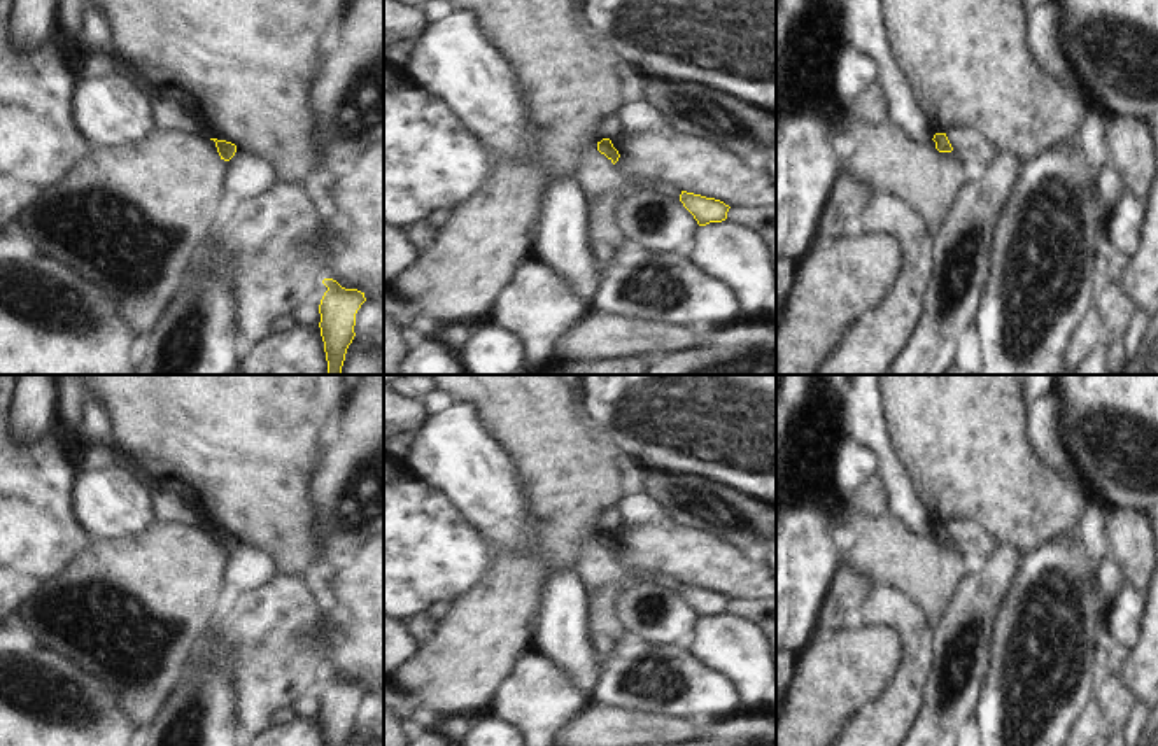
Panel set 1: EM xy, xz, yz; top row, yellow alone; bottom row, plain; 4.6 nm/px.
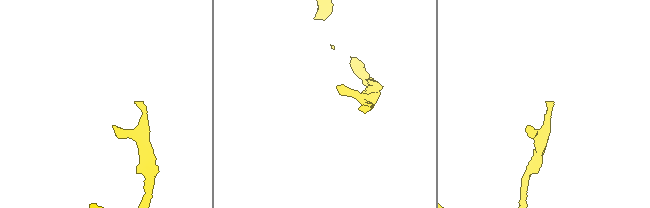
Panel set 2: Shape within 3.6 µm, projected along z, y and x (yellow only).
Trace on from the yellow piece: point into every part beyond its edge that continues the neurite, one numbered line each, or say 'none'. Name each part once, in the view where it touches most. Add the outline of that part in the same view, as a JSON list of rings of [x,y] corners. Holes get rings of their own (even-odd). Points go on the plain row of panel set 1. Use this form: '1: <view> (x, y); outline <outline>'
none

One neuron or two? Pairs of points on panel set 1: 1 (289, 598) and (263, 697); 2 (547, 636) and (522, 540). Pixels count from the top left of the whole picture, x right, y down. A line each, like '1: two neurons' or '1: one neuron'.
1: one neuron
2: one neuron

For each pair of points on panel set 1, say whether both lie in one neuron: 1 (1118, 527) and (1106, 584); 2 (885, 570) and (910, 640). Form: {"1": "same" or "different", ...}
{"1": "different", "2": "different"}

